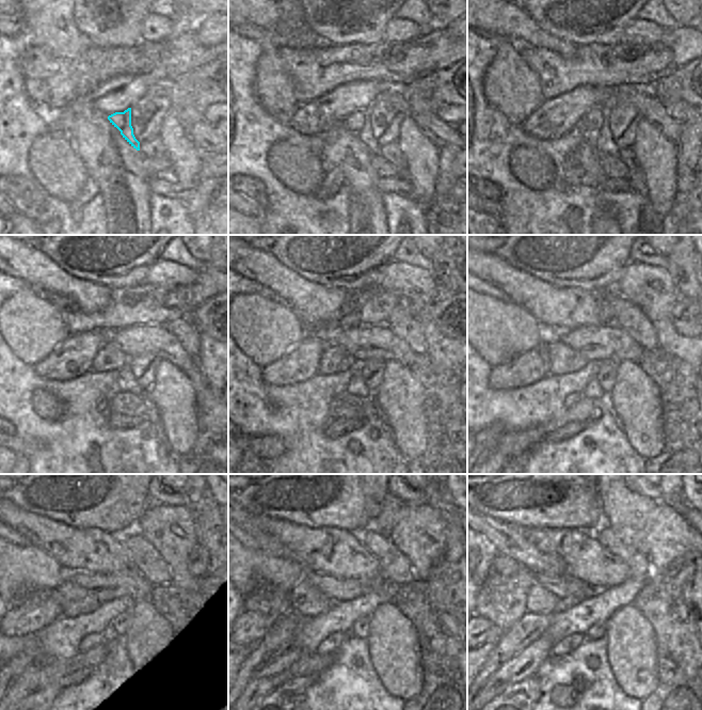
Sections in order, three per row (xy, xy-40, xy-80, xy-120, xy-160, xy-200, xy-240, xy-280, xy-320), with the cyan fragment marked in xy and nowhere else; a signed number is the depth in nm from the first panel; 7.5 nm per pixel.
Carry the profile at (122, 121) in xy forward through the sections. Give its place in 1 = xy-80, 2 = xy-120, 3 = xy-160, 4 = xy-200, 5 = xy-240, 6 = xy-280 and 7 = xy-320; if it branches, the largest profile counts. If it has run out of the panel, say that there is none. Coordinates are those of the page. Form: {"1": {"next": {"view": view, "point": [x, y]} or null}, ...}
{"1": {"next": {"view": "xy-80", "point": [595, 121]}}, "2": {"next": {"view": "xy-120", "point": [109, 358]}}, "3": {"next": {"view": "xy-160", "point": [334, 359]}}, "4": {"next": {"view": "xy-200", "point": [563, 360]}}, "5": {"next": {"view": "xy-240", "point": [75, 600]}}, "6": {"next": {"view": "xy-280", "point": [304, 599]}}, "7": {"next": {"view": "xy-320", "point": [539, 600]}}}

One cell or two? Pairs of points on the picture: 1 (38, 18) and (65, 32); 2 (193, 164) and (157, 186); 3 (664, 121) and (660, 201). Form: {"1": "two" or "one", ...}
{"1": "one", "2": "two", "3": "two"}

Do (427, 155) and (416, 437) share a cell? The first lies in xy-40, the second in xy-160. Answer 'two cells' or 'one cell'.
one cell

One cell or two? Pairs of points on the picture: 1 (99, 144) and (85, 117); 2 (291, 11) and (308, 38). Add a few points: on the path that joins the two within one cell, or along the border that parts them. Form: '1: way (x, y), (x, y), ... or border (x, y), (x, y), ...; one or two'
1: way (95, 138), (92, 135), (90, 124); one
2: way (291, 17), (291, 21), (302, 32); one

